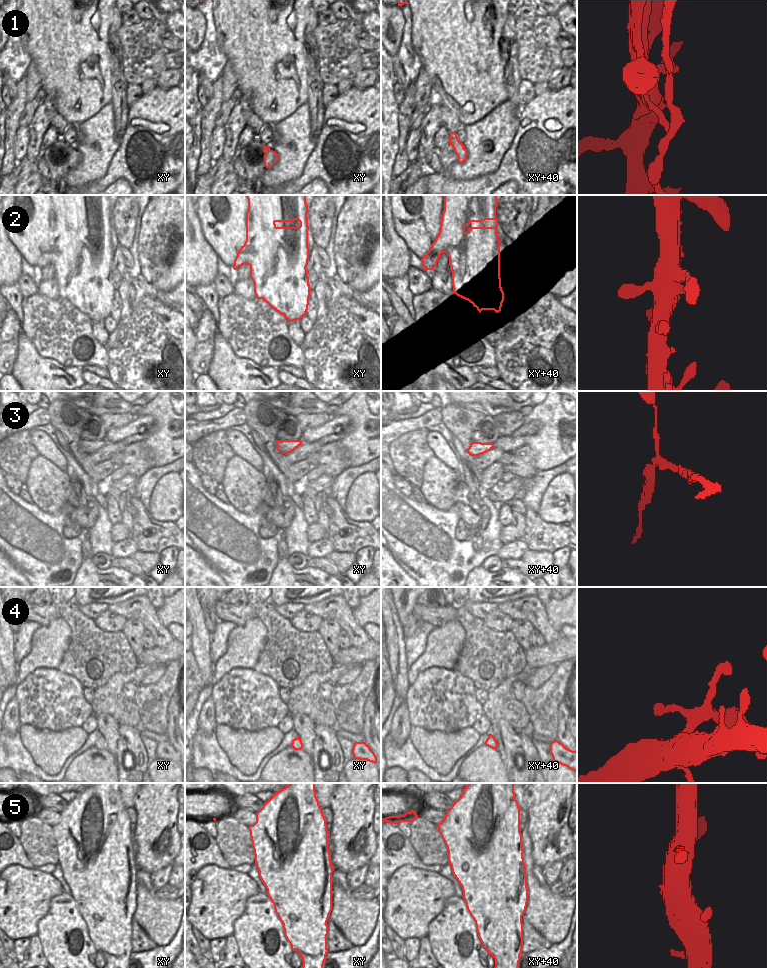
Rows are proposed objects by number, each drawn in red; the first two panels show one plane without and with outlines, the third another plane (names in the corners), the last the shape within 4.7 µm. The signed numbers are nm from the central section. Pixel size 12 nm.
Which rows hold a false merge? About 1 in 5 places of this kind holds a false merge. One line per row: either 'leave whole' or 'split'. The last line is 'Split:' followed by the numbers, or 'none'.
1: split
2: leave whole
3: split
4: leave whole
5: leave whole
Split: 1, 3

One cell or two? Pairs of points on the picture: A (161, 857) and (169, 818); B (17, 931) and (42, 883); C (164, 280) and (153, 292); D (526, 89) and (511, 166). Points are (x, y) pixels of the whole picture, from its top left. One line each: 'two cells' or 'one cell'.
A: one cell
B: one cell
C: two cells
D: two cells

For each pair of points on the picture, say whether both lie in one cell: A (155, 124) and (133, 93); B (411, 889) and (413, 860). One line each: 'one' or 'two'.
A: two
B: two

